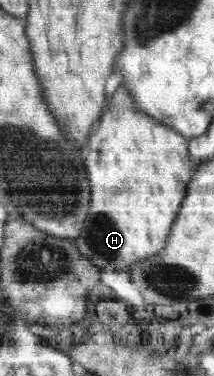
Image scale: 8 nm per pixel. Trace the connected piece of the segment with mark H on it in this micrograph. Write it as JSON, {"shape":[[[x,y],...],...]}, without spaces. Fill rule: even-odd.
{"shape":[[[120,85],[116,89],[107,110],[102,113],[87,139],[84,165],[91,191],[90,217],[86,218],[81,235],[76,239],[80,254],[84,253],[92,265],[100,265],[100,271],[104,271],[104,267],[114,267],[116,271],[128,272],[128,265],[146,262],[165,249],[172,221],[176,221],[176,213],[180,211],[186,187],[194,173],[189,143],[190,140],[175,129],[142,113],[126,86]]]}

